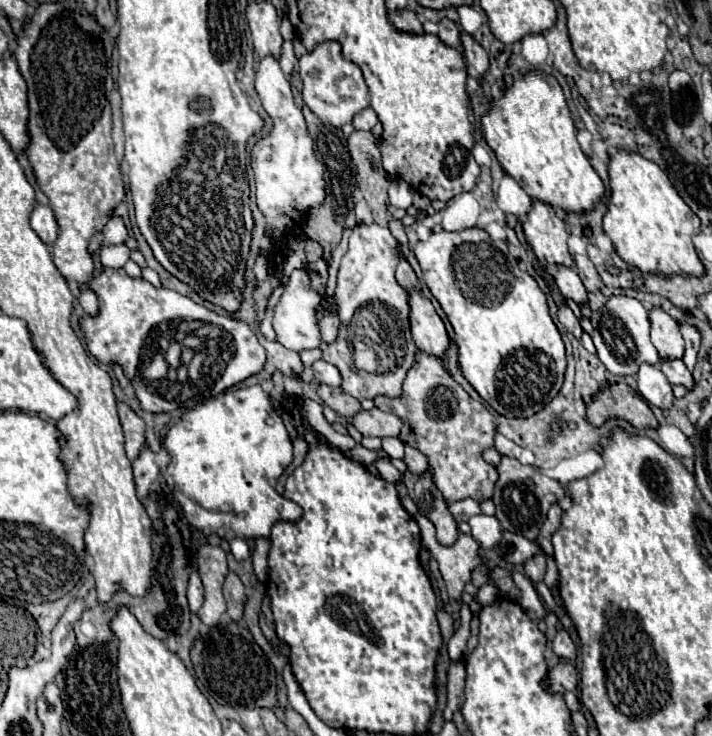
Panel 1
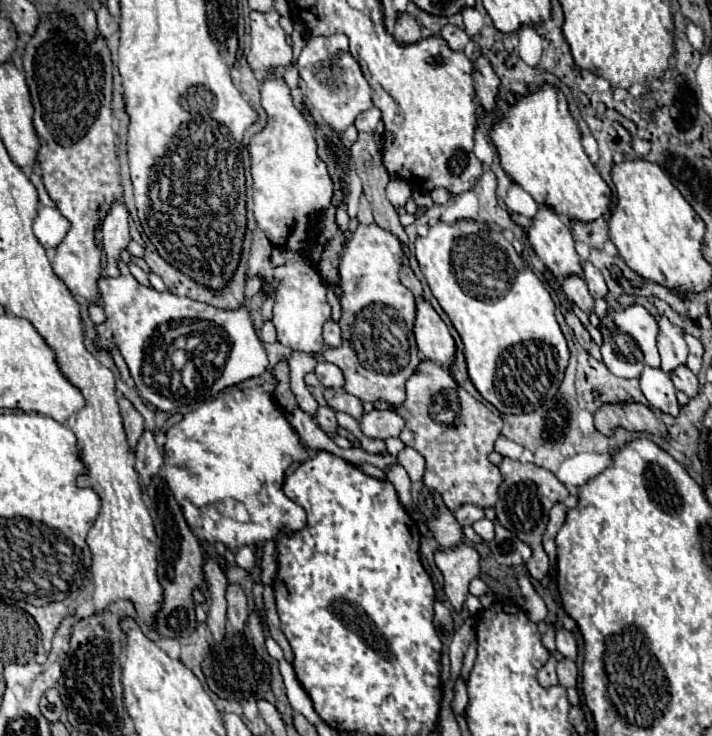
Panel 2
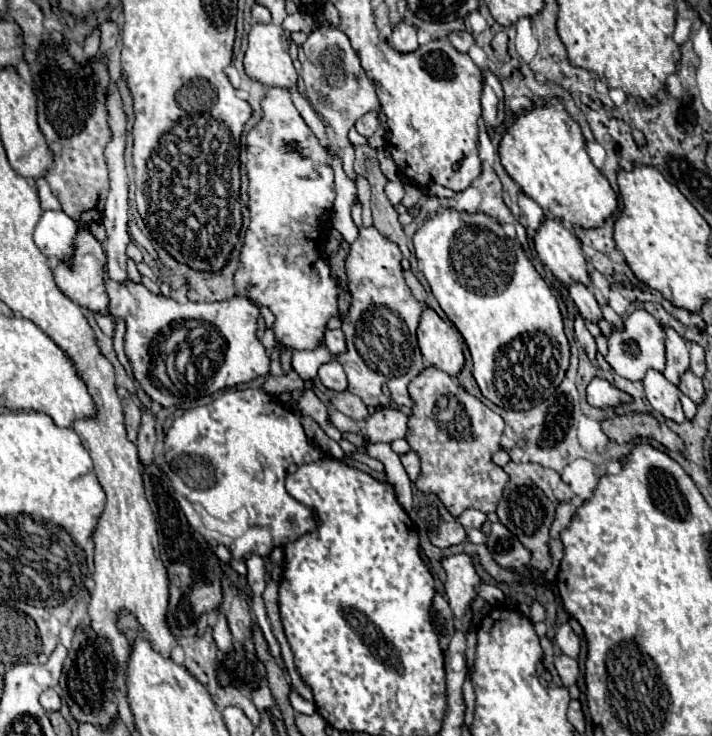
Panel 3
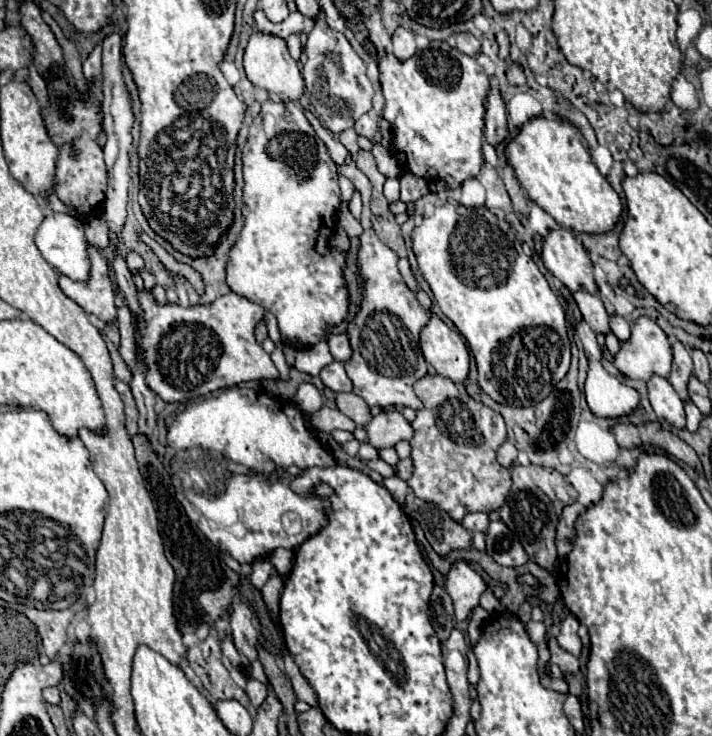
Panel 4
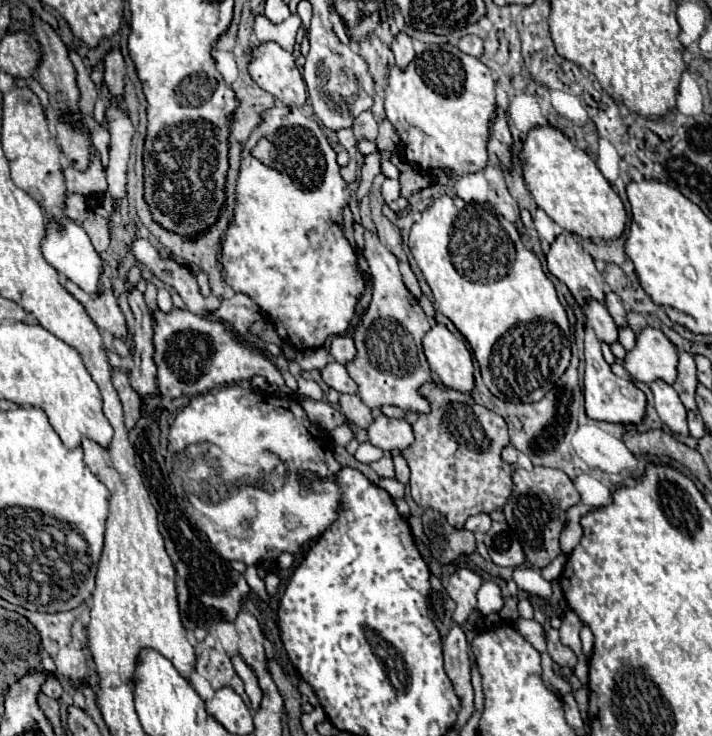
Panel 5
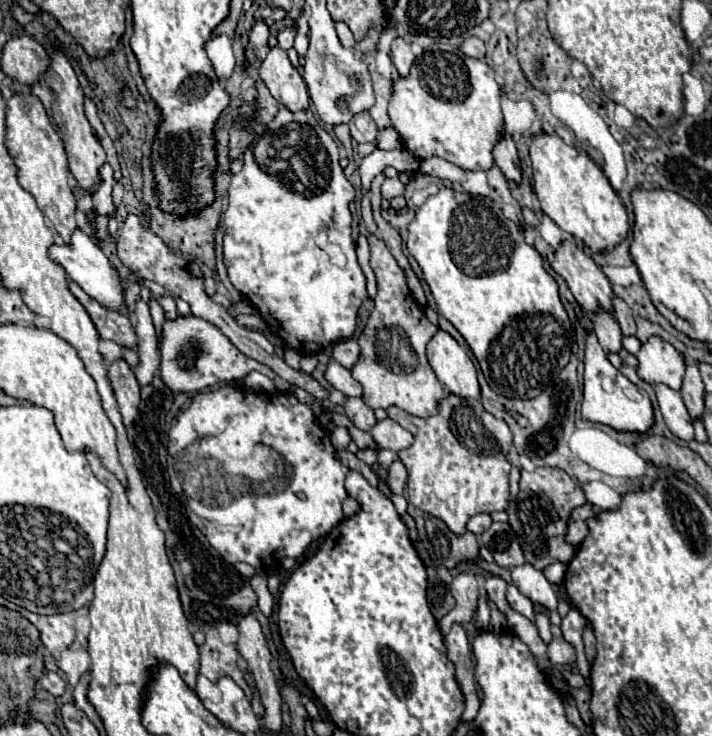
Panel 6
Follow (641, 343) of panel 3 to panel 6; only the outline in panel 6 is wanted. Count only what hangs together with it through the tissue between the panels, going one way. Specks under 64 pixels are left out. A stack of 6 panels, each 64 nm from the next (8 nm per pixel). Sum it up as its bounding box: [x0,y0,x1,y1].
[638,336,686,390]

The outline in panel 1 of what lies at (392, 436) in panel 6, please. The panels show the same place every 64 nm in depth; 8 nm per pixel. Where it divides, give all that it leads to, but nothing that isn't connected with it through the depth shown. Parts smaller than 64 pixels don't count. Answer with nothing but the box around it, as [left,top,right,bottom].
[352,408,402,438]

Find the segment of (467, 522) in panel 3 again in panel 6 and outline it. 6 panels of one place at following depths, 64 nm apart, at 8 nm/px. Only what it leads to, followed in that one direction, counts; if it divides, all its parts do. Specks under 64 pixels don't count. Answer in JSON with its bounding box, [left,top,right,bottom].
[468,514,492,536]

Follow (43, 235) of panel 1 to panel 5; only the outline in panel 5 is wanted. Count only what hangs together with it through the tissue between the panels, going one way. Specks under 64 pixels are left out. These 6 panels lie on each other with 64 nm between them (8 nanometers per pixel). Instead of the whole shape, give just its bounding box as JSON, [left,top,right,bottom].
[42,220,104,294]

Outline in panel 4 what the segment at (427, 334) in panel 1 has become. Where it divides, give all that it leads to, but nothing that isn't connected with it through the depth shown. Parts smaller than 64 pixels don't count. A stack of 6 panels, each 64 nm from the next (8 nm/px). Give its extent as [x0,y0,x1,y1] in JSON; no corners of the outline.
[420,314,470,384]

